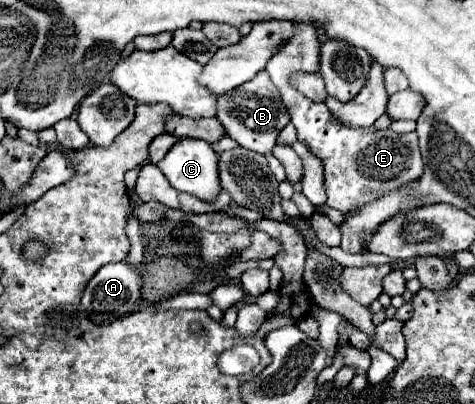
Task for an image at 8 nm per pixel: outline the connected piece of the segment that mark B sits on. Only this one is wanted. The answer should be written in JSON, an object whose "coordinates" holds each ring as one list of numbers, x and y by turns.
{"coordinates":[[263,70,251,82,221,94,217,100,217,120,223,124,229,138,247,150,269,154,275,146,279,132,289,124,289,112,281,102,277,86,271,82,269,74]]}

